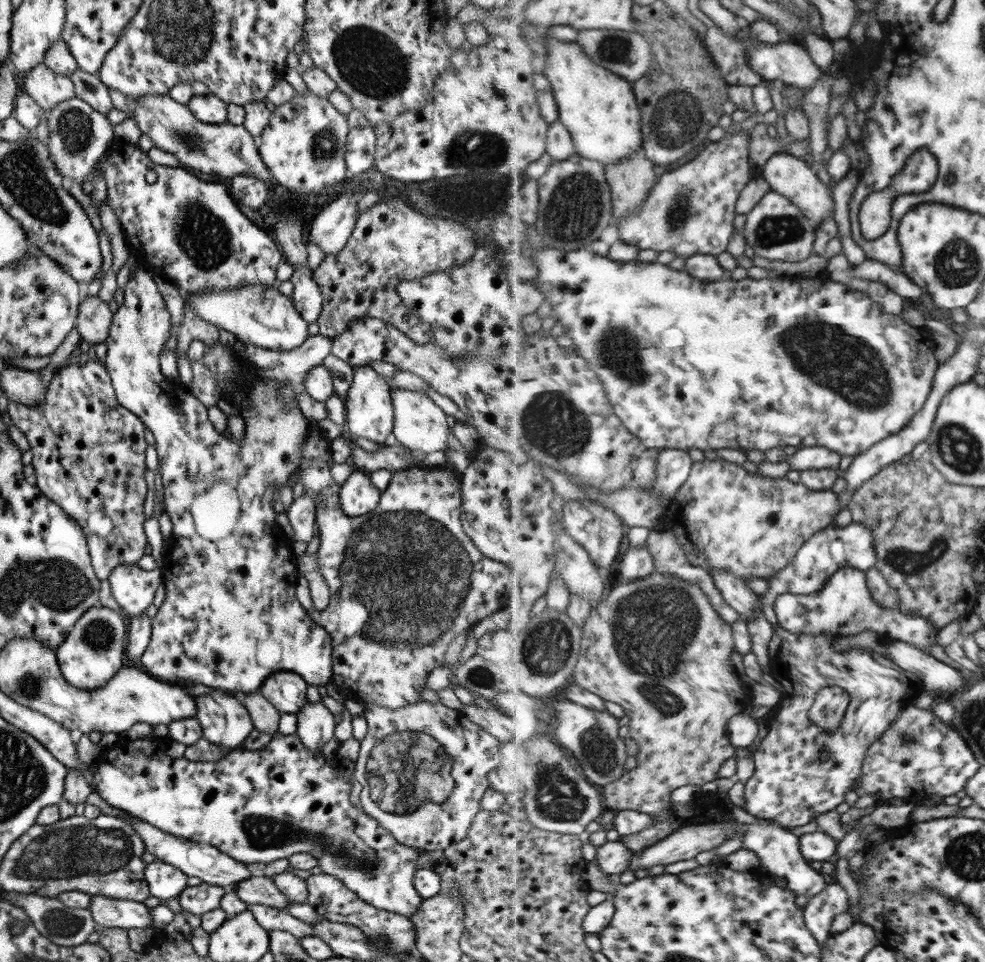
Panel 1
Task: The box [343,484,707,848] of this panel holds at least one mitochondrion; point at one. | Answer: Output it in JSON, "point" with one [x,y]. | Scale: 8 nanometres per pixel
{"point":[654,625]}

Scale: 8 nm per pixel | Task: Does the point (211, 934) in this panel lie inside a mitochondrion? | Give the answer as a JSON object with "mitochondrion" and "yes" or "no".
{"mitochondrion":"no"}

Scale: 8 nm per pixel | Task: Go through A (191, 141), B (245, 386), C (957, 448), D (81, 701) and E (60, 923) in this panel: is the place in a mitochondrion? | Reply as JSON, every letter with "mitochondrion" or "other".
{"A":"mitochondrion","B":"other","C":"mitochondrion","D":"other","E":"mitochondrion"}

